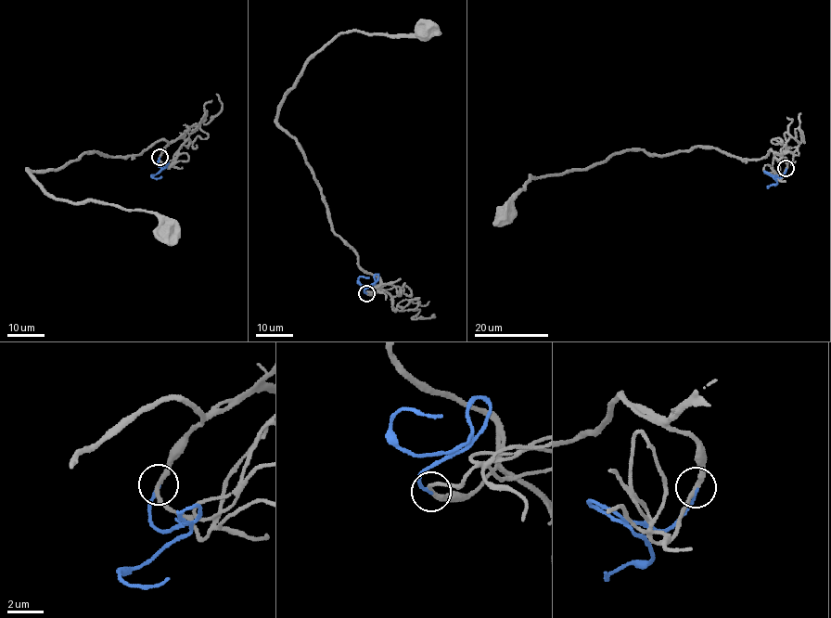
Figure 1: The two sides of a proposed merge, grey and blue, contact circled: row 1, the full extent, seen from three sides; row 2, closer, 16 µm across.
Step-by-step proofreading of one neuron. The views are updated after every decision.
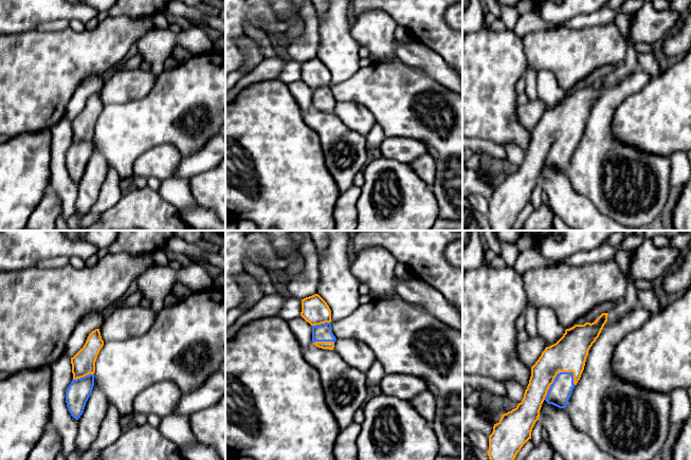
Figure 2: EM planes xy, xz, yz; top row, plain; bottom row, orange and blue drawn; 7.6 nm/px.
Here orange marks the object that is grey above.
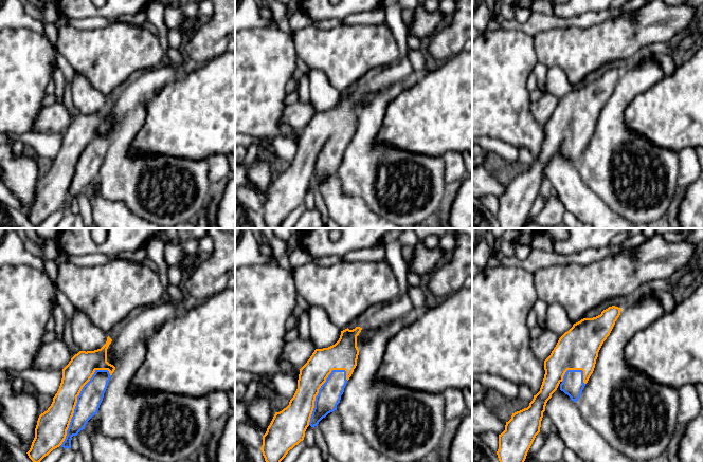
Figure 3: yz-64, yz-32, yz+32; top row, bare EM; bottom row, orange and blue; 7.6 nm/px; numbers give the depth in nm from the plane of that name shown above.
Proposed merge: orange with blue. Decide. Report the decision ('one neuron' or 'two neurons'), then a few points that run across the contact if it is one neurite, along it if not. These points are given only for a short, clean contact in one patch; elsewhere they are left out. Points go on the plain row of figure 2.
one neuron

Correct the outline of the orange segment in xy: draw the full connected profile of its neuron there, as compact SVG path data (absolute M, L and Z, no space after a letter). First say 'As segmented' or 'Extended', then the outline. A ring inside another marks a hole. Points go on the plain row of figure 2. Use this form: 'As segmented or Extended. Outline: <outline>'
Extended. Outline: M99 92L92 94L84 110L71 121L73 143L66 154L71 179L78 183L94 149L95 125L104 109Z

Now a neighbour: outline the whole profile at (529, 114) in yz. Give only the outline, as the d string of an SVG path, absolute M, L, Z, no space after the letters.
M537 98L517 107L516 115L519 122L528 130L532 130L545 113L545 104Z

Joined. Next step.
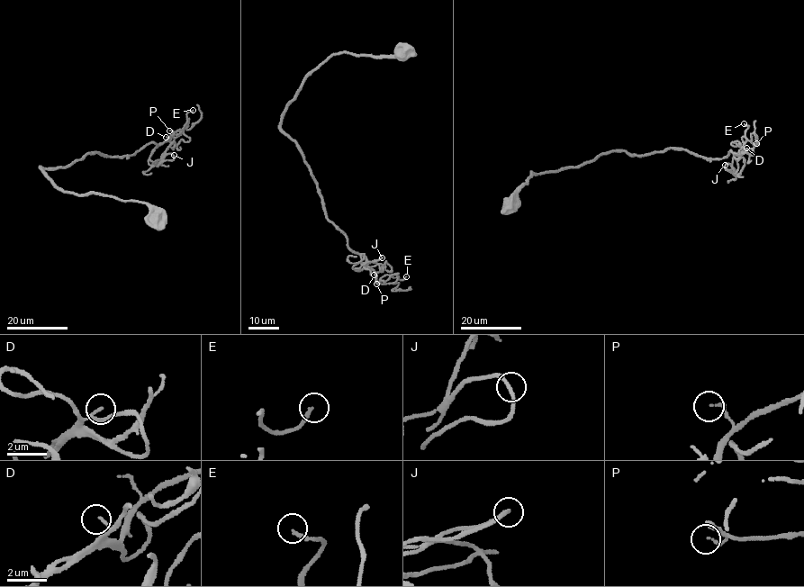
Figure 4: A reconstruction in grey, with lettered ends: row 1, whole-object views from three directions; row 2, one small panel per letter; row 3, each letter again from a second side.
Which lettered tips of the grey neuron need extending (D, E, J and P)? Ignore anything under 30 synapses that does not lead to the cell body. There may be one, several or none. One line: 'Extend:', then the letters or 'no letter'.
Extend: E

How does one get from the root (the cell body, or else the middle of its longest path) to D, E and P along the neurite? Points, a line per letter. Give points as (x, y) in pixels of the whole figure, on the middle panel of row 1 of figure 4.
D: (402, 53), (331, 55), (305, 78), (281, 125), (302, 154), (326, 216), (374, 275)
E: (402, 53), (331, 55), (305, 78), (281, 128), (302, 154), (326, 216), (376, 281), (406, 276)
P: (402, 53), (331, 55), (305, 78), (281, 125), (302, 154), (326, 216), (347, 246), (365, 257), (376, 284)

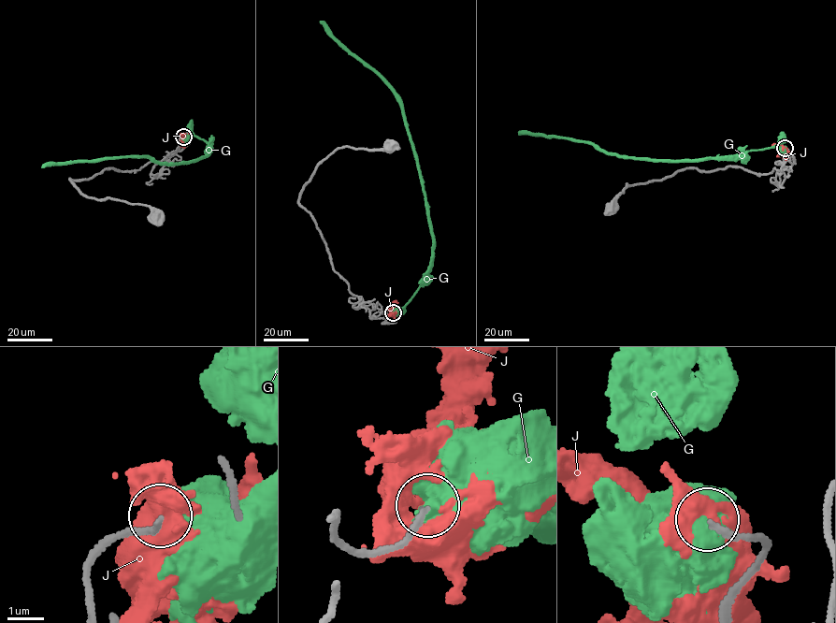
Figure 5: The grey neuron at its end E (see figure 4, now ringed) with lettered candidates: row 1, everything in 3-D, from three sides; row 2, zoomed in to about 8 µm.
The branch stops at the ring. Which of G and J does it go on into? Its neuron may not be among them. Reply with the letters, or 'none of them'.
none of them

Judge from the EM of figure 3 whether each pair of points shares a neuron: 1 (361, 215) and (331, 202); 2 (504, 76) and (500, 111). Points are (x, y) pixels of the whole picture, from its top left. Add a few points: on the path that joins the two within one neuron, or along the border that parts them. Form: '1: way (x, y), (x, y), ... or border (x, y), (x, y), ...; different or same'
1: way (354, 215), (339, 205); same
2: way (500, 85), (500, 103); same

